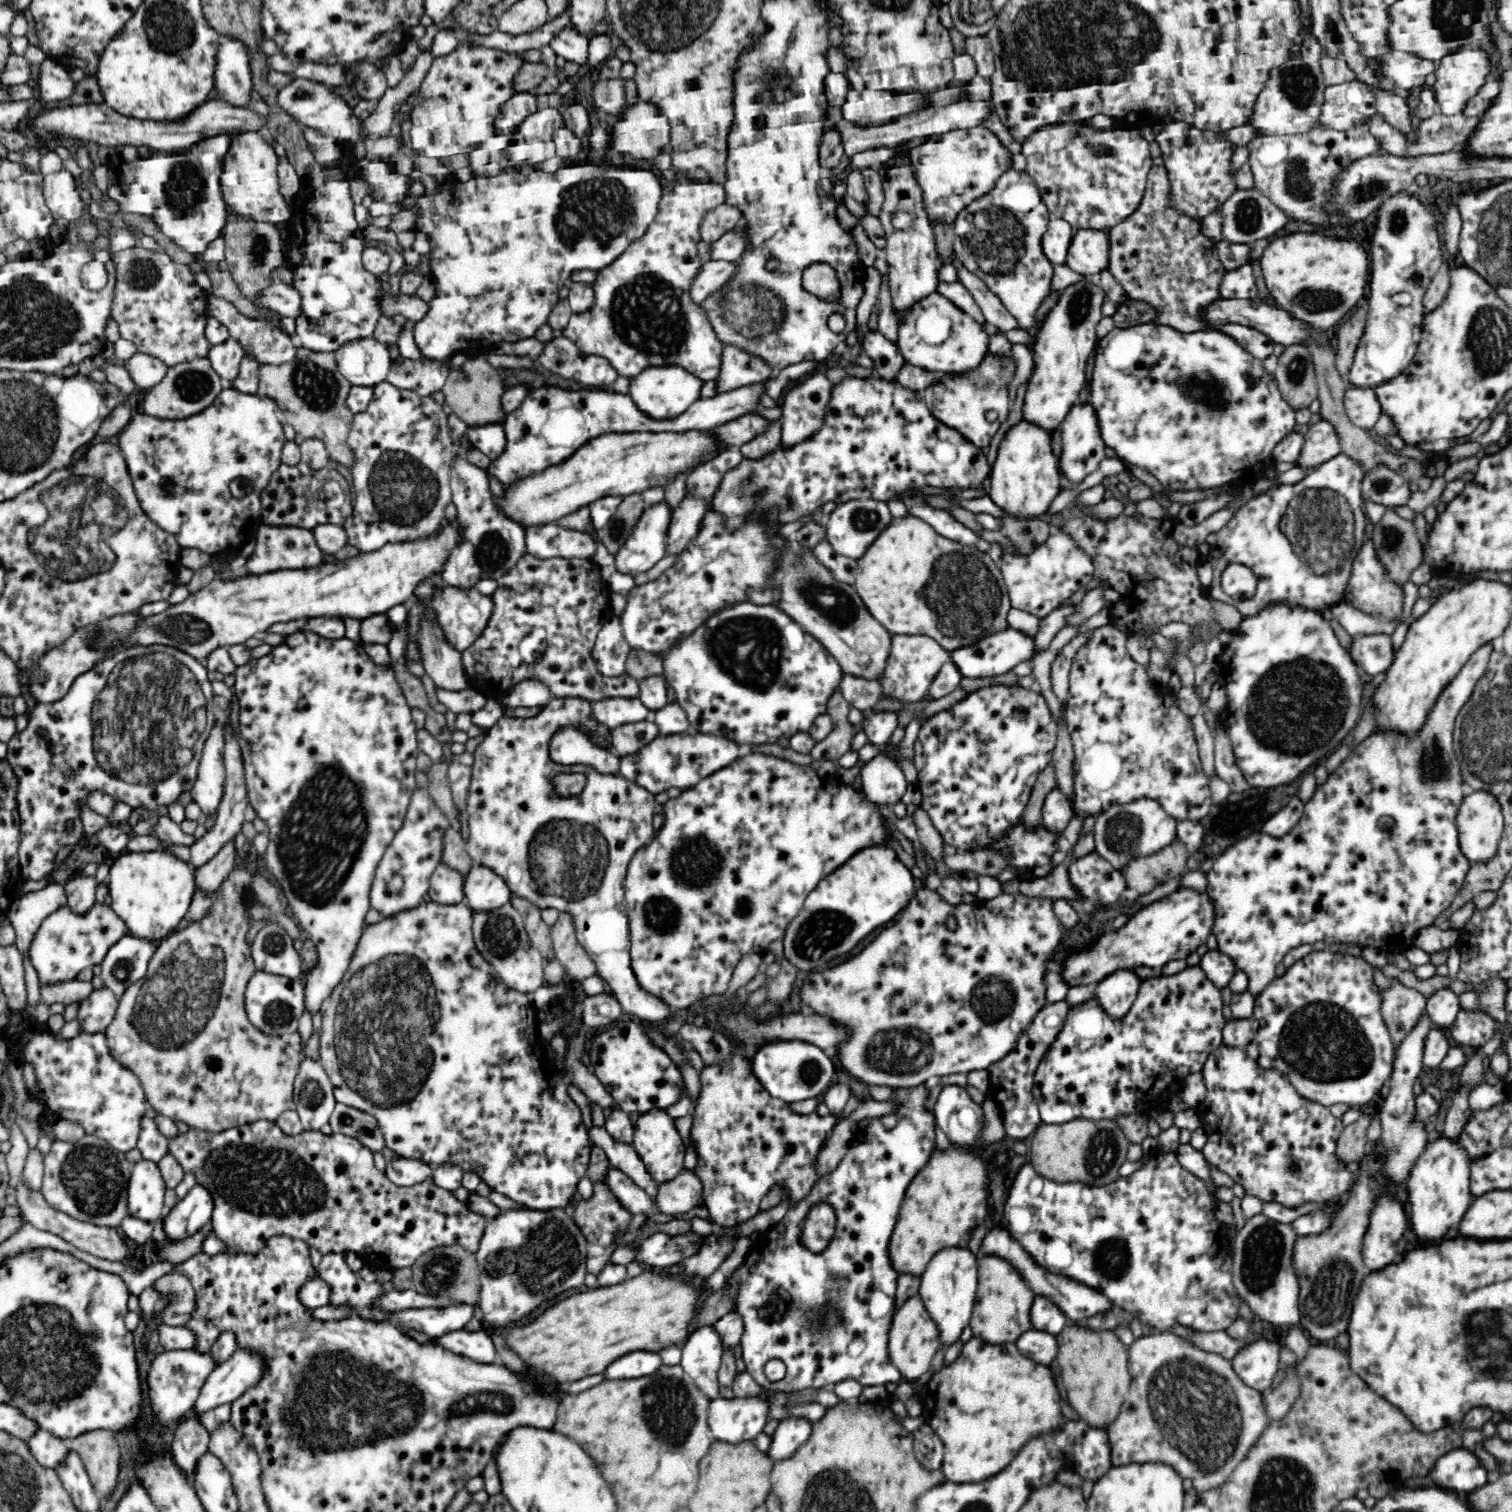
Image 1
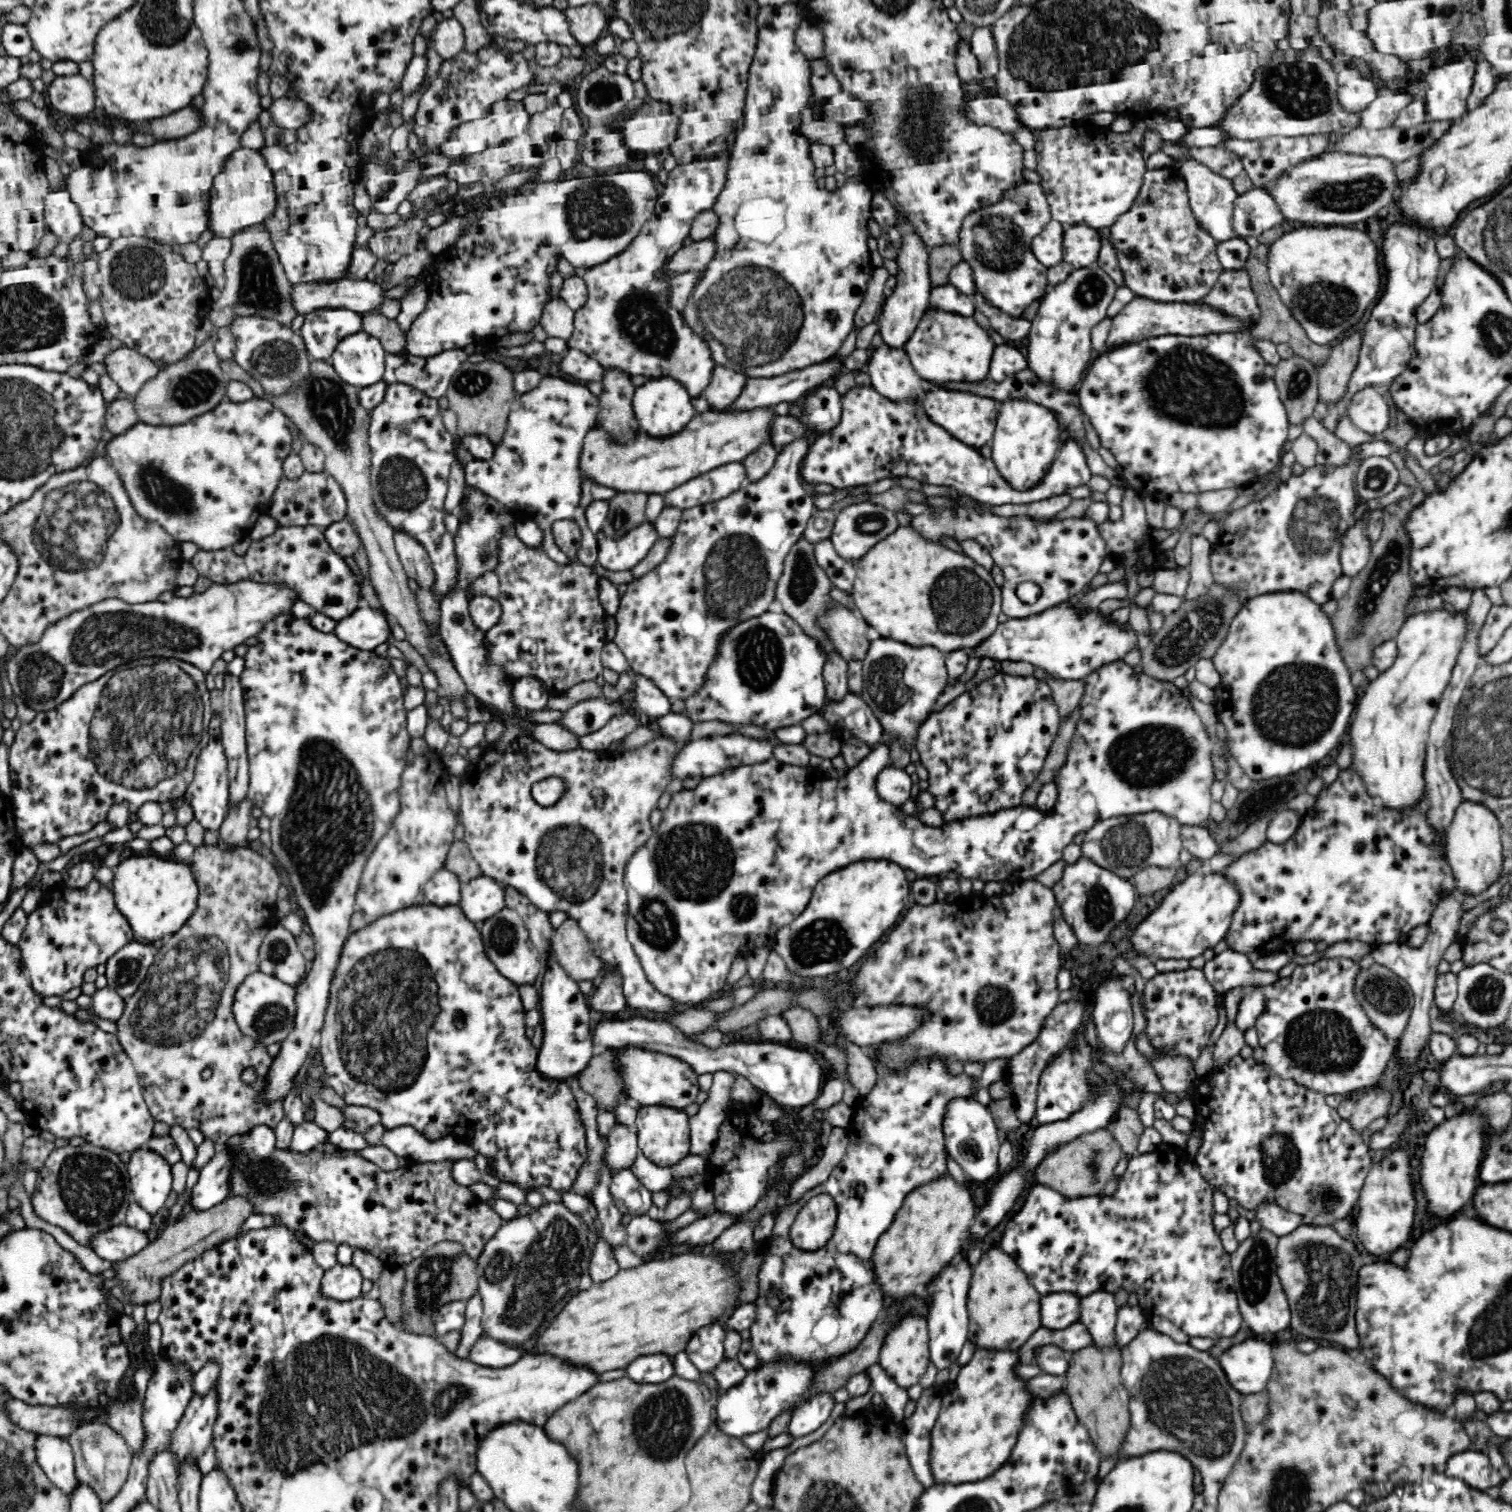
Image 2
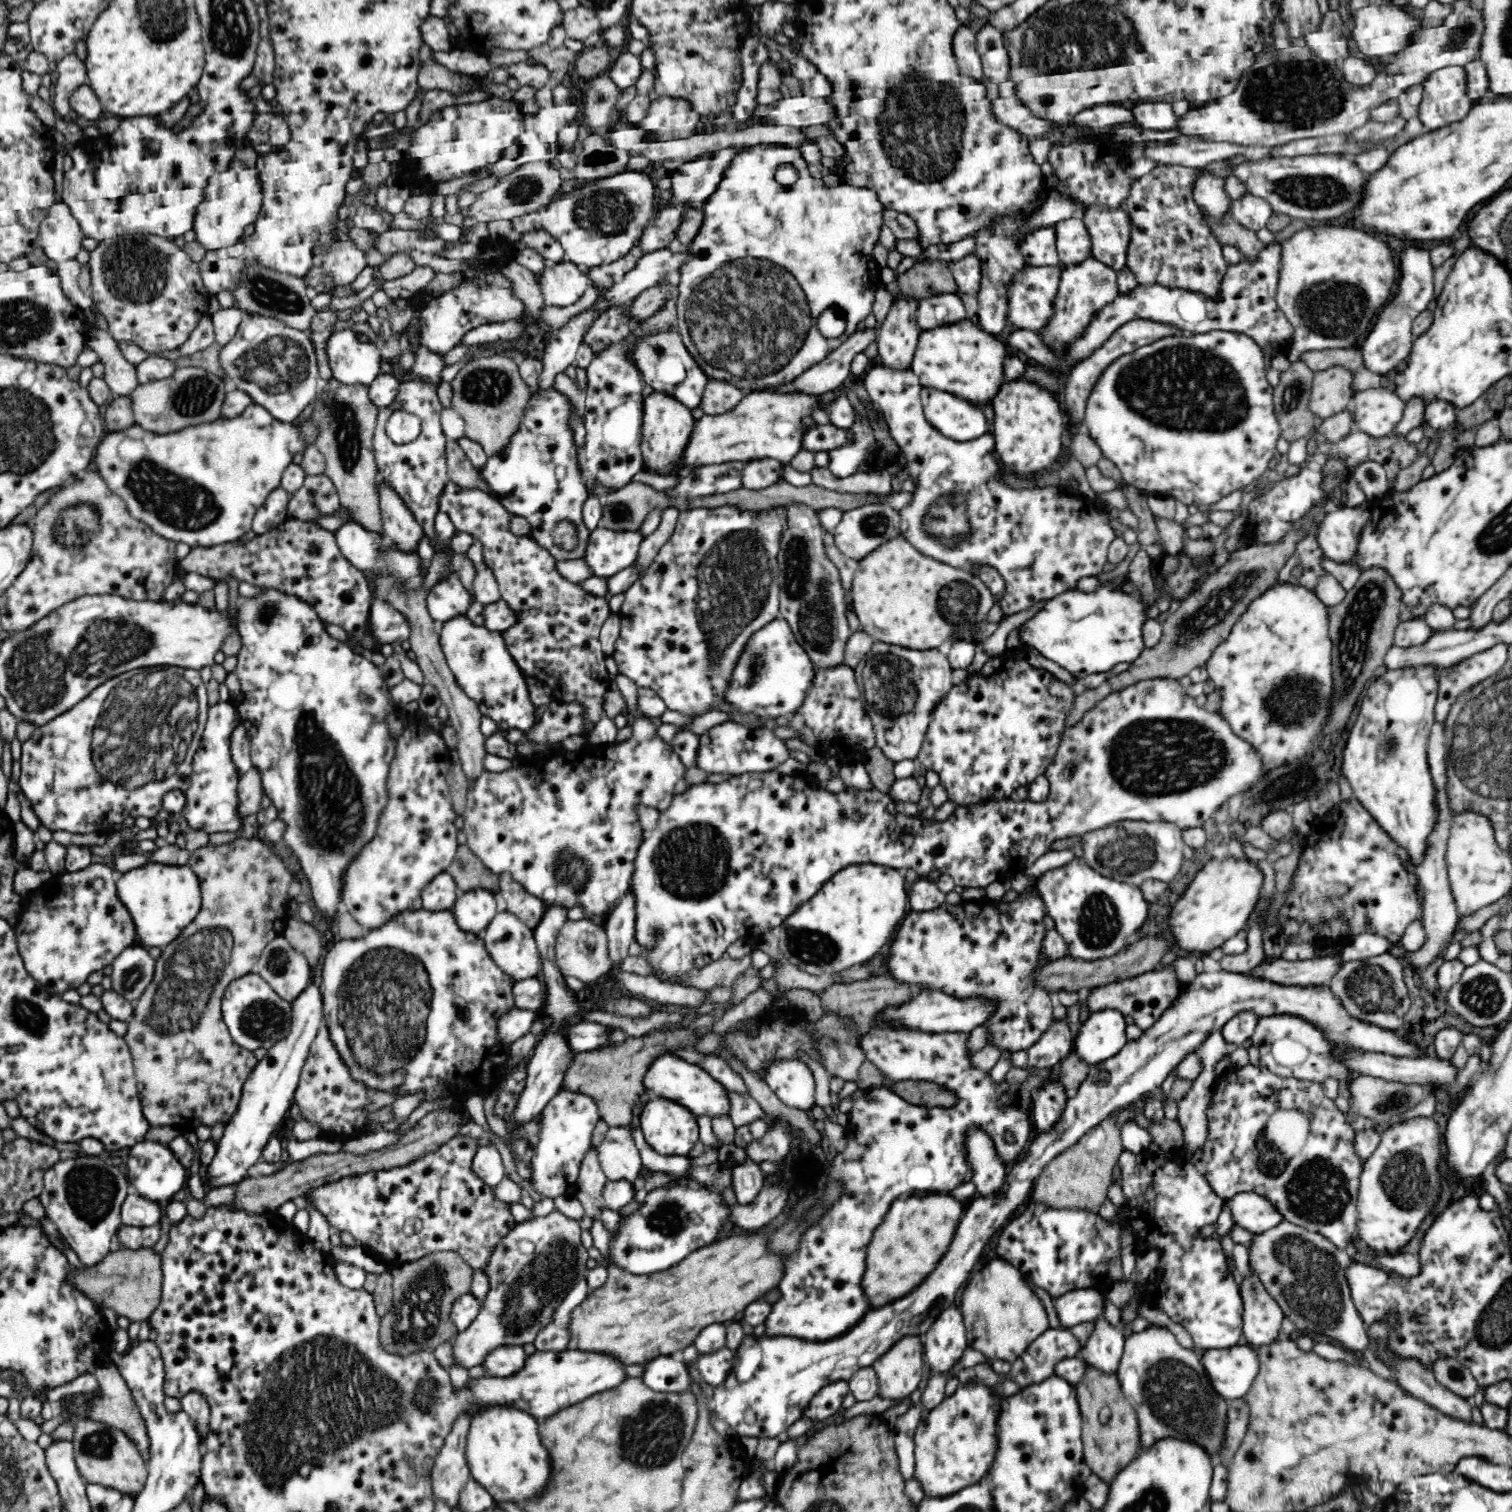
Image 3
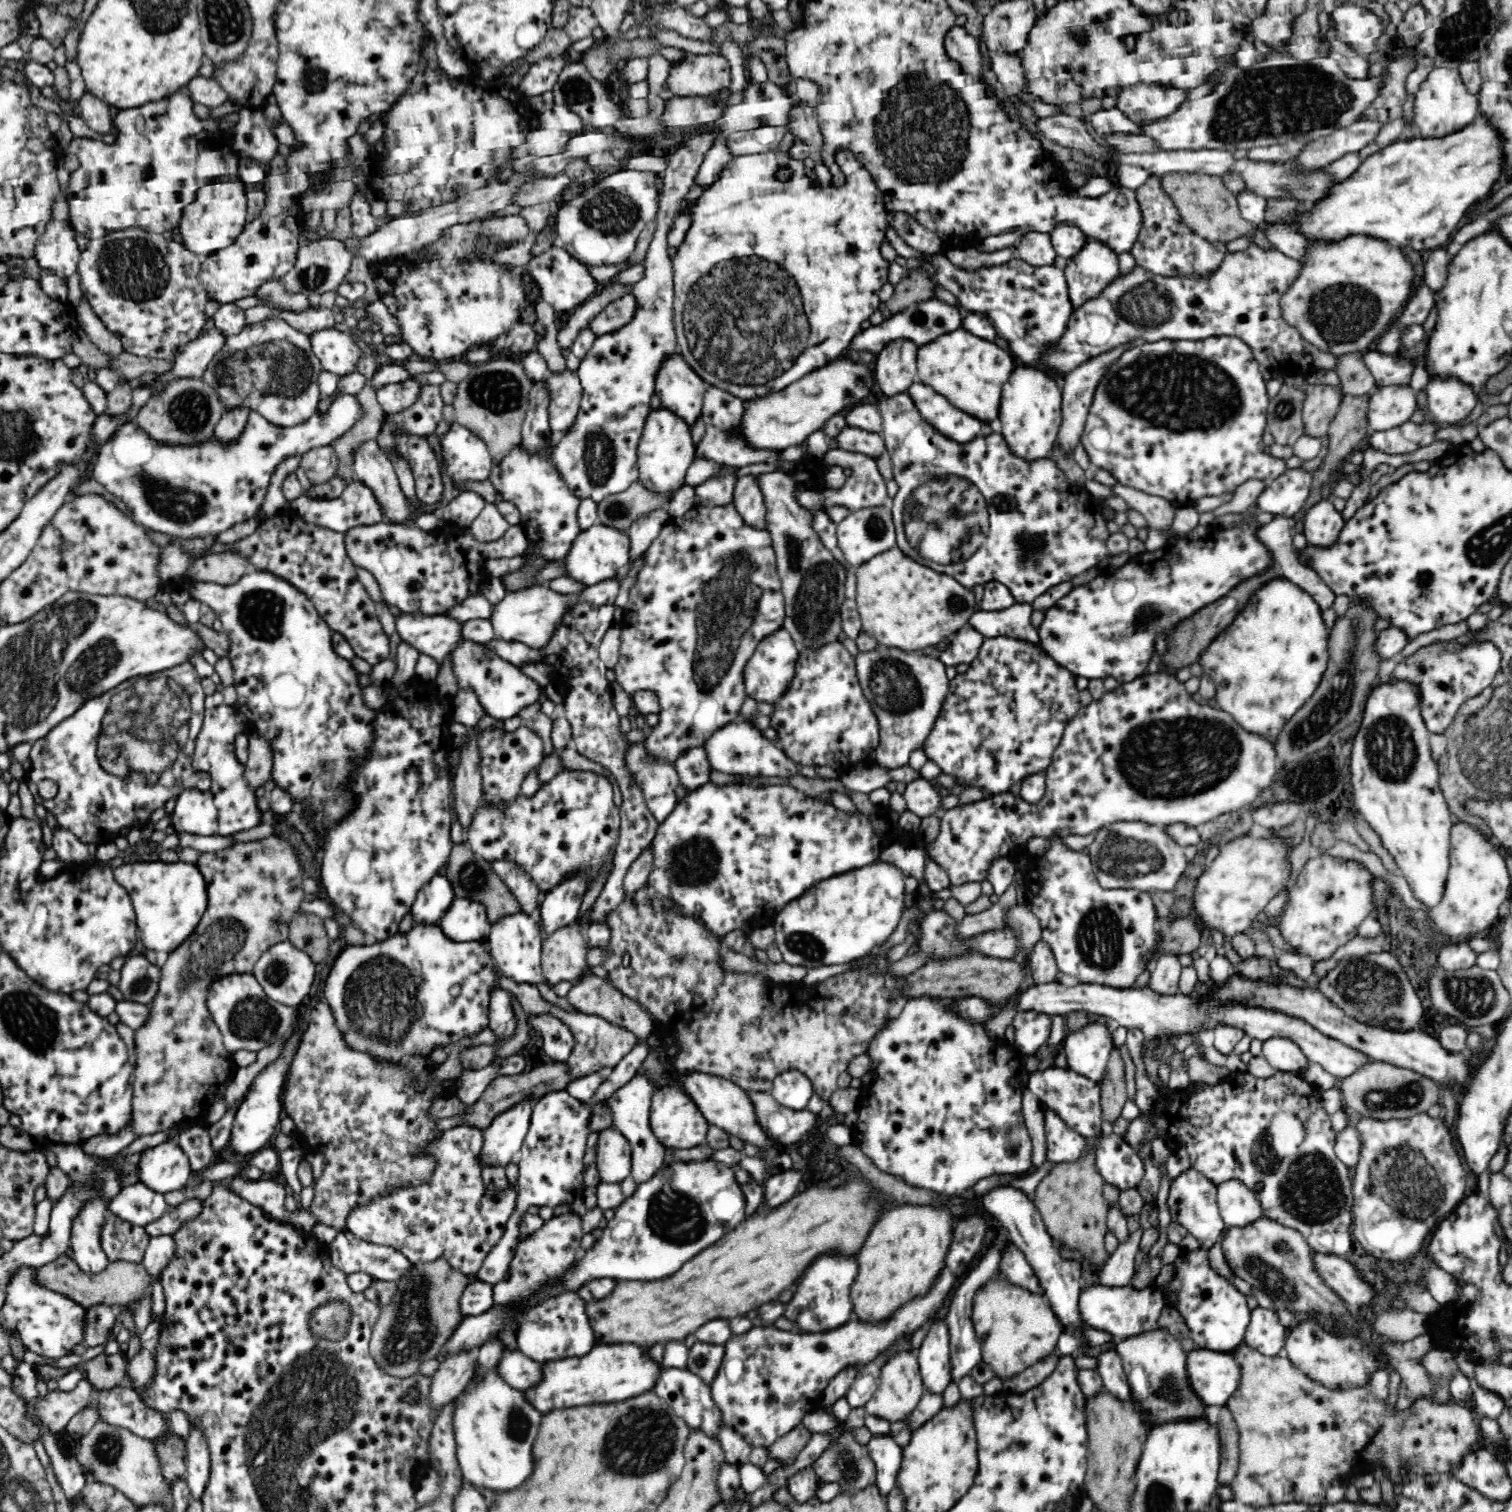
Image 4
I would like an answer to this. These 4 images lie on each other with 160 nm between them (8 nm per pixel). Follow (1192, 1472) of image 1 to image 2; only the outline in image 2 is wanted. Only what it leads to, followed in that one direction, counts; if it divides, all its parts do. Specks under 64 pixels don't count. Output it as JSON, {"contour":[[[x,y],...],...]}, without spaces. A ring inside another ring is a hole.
{"contour":[[[1152,1328],[1140,1331],[1134,1340],[1120,1345],[1122,1357],[1121,1381],[1129,1396],[1131,1412],[1130,1428],[1125,1436],[1124,1450],[1118,1458],[1104,1459],[1094,1479],[1099,1482],[1116,1466],[1118,1461],[1140,1457],[1160,1450],[1178,1451],[1191,1460],[1199,1473],[1200,1488],[1205,1496],[1205,1504],[1217,1506],[1222,1485],[1226,1476],[1241,1456],[1244,1440],[1248,1432],[1240,1417],[1240,1400],[1243,1394],[1238,1393],[1228,1382],[1220,1363],[1208,1355],[1207,1351],[1198,1351],[1188,1343],[1174,1341],[1172,1337],[1156,1332]]]}

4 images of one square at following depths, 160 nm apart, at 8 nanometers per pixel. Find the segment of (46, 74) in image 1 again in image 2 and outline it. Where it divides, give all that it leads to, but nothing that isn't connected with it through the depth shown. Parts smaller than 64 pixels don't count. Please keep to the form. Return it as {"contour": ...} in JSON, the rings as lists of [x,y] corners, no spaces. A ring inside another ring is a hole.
{"contour":[[[80,73],[56,77],[48,88],[47,98],[60,113],[86,120],[91,120],[96,104],[94,85]]]}

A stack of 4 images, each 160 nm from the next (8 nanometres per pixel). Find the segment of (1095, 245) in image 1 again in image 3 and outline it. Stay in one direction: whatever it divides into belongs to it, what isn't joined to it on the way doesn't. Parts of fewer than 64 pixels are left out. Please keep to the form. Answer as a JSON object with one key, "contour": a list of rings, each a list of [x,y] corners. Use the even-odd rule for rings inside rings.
{"contour":[[[1080,216],[1055,222],[1059,260],[1066,266],[1082,263],[1091,256],[1093,243]]]}

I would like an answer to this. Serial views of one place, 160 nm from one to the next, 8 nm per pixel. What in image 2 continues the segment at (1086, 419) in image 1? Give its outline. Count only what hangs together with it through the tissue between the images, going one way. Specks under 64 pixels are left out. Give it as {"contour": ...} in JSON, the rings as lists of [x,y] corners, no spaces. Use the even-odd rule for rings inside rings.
{"contour":[[[855,386],[846,394],[841,396],[842,418],[839,423],[821,434],[819,439],[809,446],[805,463],[801,468],[804,480],[830,484],[834,489],[848,488],[848,486],[862,486],[862,484],[874,484],[882,478],[903,477],[914,478],[923,484],[934,484],[934,486],[951,486],[960,493],[980,503],[990,506],[1002,506],[1004,504],[1028,504],[1050,498],[1054,495],[1066,493],[1076,486],[1084,486],[1091,479],[1092,471],[1089,469],[1086,457],[1082,453],[1082,445],[1074,439],[1065,438],[1054,462],[1051,464],[1044,478],[1040,478],[1034,486],[1024,490],[1018,490],[1011,486],[1000,474],[996,463],[985,458],[979,449],[968,446],[956,440],[948,431],[938,424],[932,423],[924,412],[922,402],[920,403],[894,403],[890,399],[880,395],[872,386]]]}

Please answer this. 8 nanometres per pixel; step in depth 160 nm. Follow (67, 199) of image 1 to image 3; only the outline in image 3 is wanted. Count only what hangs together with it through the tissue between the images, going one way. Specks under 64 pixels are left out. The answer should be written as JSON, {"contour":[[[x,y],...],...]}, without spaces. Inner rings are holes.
{"contour":[[[58,199],[50,208],[39,227],[39,247],[48,261],[57,264],[74,262],[83,249],[84,234],[79,222],[70,213],[70,207]]]}

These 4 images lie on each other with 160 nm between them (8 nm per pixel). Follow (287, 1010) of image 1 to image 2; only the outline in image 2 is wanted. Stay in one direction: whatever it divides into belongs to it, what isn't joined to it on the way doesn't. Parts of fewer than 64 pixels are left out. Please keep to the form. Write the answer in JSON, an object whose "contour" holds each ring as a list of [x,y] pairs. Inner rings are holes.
{"contour":[[[253,972],[238,986],[232,1000],[232,1015],[238,1029],[263,1045],[280,1044],[294,1028],[295,988],[263,972]]]}

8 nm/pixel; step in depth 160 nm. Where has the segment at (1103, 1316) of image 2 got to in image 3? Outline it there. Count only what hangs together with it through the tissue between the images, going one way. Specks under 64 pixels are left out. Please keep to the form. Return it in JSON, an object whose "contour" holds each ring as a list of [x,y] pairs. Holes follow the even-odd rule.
{"contour":[[[1102,1317],[1096,1320],[1095,1330],[1079,1350],[1078,1357],[1106,1375],[1116,1375],[1125,1340],[1126,1336],[1122,1335],[1120,1328],[1110,1325]]]}

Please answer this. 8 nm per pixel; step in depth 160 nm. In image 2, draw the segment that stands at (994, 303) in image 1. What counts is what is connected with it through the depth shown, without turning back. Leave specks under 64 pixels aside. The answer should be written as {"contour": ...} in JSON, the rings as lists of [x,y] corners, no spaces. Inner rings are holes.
{"contour":[[[974,294],[973,303],[980,308],[989,318],[989,324],[1002,338],[1006,341],[1018,342],[1027,338],[1031,329],[1031,321],[1022,317],[1012,317],[1004,313],[1000,313],[998,309],[986,303],[982,294]]]}

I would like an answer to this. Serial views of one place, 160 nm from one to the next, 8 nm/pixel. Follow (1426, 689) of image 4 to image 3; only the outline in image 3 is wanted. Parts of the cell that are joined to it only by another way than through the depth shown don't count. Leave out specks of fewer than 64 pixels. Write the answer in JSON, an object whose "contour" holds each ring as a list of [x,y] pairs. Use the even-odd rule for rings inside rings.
{"contour":[[[1495,644],[1492,648],[1477,652],[1451,667],[1438,672],[1438,697],[1434,708],[1435,724],[1444,724],[1460,694],[1475,684],[1494,676],[1507,658],[1507,644]]]}

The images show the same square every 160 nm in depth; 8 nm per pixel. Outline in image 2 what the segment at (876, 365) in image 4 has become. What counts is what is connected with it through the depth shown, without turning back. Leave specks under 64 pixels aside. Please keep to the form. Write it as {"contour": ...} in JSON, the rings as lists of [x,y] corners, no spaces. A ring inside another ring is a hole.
{"contour":[[[900,220],[899,229],[904,234],[904,244],[902,244],[902,248],[898,252],[898,260],[896,260],[899,267],[899,273],[896,274],[898,286],[883,303],[879,333],[884,344],[895,350],[905,350],[906,342],[914,334],[918,323],[929,308],[928,300],[933,289],[928,275],[929,250],[926,249],[923,240],[910,229],[910,225],[906,225],[904,220]]]}

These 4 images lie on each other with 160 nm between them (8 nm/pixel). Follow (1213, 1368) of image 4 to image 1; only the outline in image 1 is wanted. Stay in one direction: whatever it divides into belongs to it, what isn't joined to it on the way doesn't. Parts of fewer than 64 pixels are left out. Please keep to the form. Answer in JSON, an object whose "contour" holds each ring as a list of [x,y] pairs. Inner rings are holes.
{"contour":[[[1267,1340],[1250,1341],[1230,1358],[1232,1368],[1246,1386],[1260,1392],[1270,1390],[1278,1370],[1280,1347]]]}

